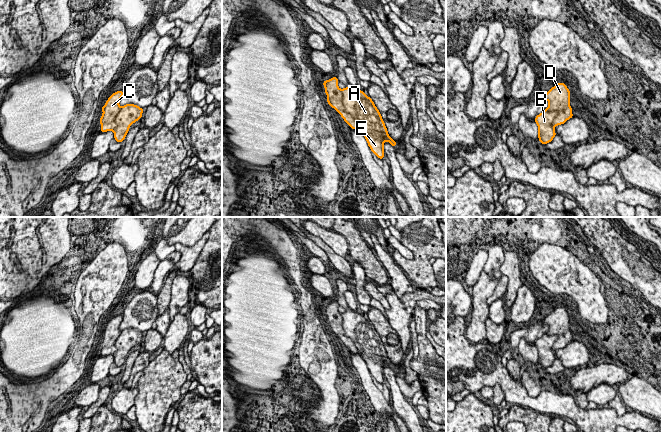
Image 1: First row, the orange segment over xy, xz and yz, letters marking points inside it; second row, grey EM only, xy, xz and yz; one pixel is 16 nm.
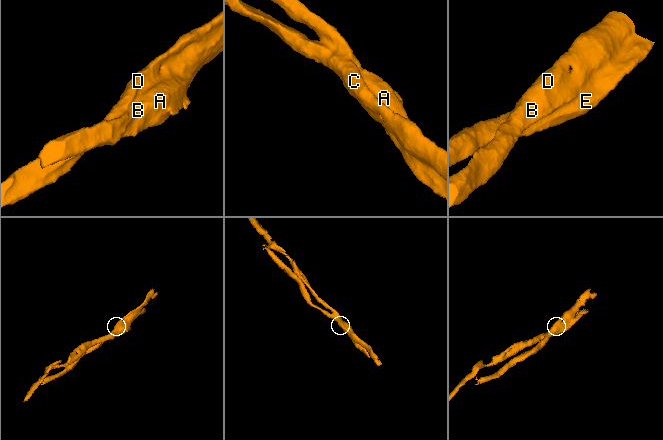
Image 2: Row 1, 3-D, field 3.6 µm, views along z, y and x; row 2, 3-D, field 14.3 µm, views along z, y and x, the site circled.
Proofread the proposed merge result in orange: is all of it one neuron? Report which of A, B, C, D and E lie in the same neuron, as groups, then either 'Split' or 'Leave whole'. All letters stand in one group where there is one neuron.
Groups: A B E / C D. Split

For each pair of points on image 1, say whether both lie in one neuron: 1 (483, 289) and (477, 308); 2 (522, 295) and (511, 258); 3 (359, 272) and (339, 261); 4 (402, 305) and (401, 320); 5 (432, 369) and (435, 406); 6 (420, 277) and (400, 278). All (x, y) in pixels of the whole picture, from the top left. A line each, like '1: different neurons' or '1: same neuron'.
1: same neuron
2: different neurons
3: different neurons
4: same neuron
5: same neuron
6: different neurons

